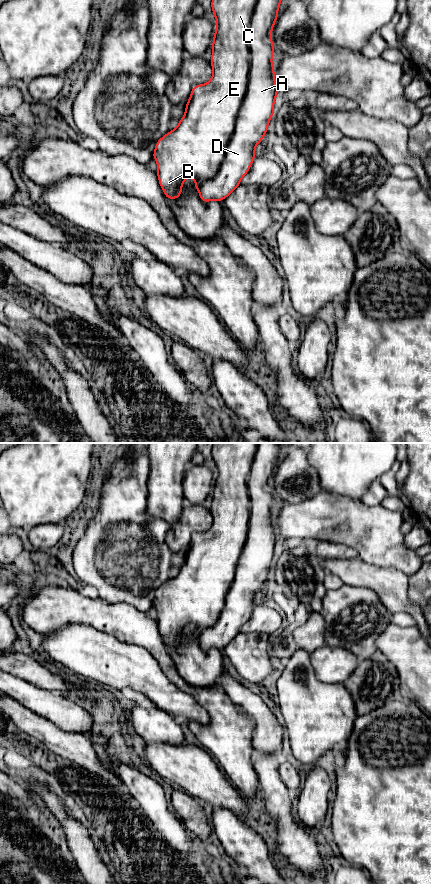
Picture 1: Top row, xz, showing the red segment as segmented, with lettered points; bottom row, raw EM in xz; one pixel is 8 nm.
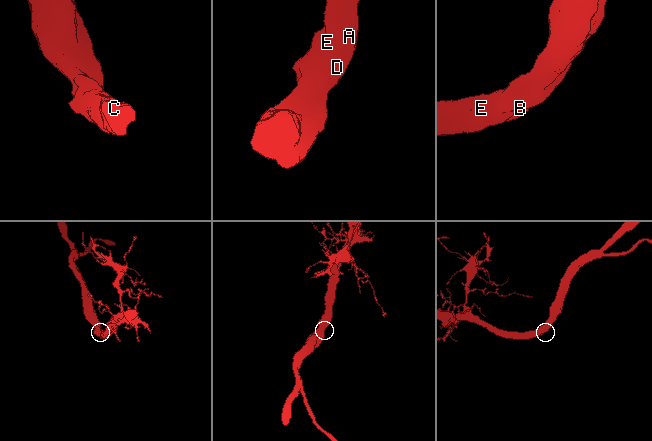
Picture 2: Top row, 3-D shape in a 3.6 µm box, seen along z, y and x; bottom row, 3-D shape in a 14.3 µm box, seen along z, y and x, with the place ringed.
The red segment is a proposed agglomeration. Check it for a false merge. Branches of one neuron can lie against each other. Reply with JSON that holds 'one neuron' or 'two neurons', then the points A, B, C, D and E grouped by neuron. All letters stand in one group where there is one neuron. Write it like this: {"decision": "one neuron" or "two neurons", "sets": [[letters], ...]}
{"decision": "one neuron", "sets": [["A", "B", "C", "D", "E"]]}

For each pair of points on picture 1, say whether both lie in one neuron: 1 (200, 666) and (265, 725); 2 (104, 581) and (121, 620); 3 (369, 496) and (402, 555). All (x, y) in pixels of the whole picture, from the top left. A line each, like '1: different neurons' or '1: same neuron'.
1: same neuron
2: different neurons
3: different neurons

